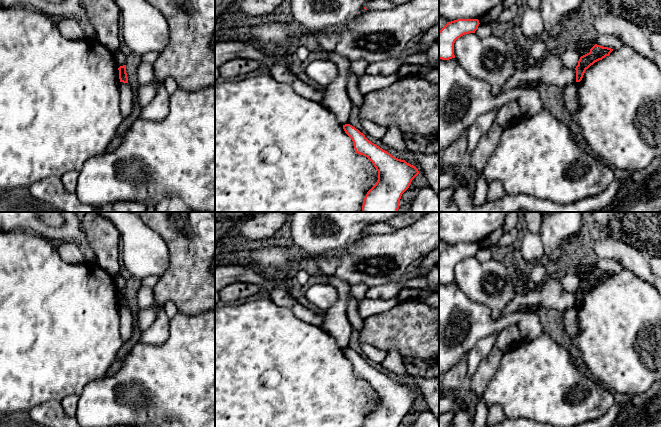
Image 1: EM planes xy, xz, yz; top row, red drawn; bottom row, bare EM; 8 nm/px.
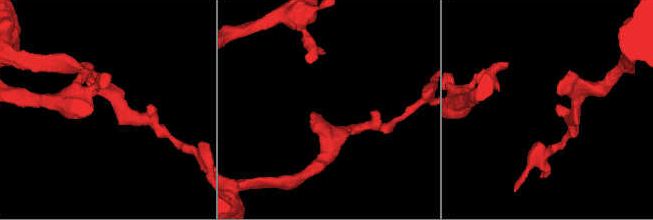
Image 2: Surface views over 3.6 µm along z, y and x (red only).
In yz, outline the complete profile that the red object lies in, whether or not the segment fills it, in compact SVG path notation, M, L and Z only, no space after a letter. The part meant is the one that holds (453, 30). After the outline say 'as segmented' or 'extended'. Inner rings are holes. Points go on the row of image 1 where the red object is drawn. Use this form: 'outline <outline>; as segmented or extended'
outline M457 19L447 22L439 31L439 59L455 58L455 41L465 34L475 33L479 24L478 19Z; as segmented

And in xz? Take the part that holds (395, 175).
outline M345 124L343 129L352 139L355 152L367 157L378 171L376 184L367 192L363 200L362 212L398 212L401 196L409 188L412 180L419 174L418 169L372 143L352 125Z; as segmented

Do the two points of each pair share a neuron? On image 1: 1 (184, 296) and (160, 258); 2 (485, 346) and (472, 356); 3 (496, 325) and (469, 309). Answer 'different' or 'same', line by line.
1: different
2: same
3: same

